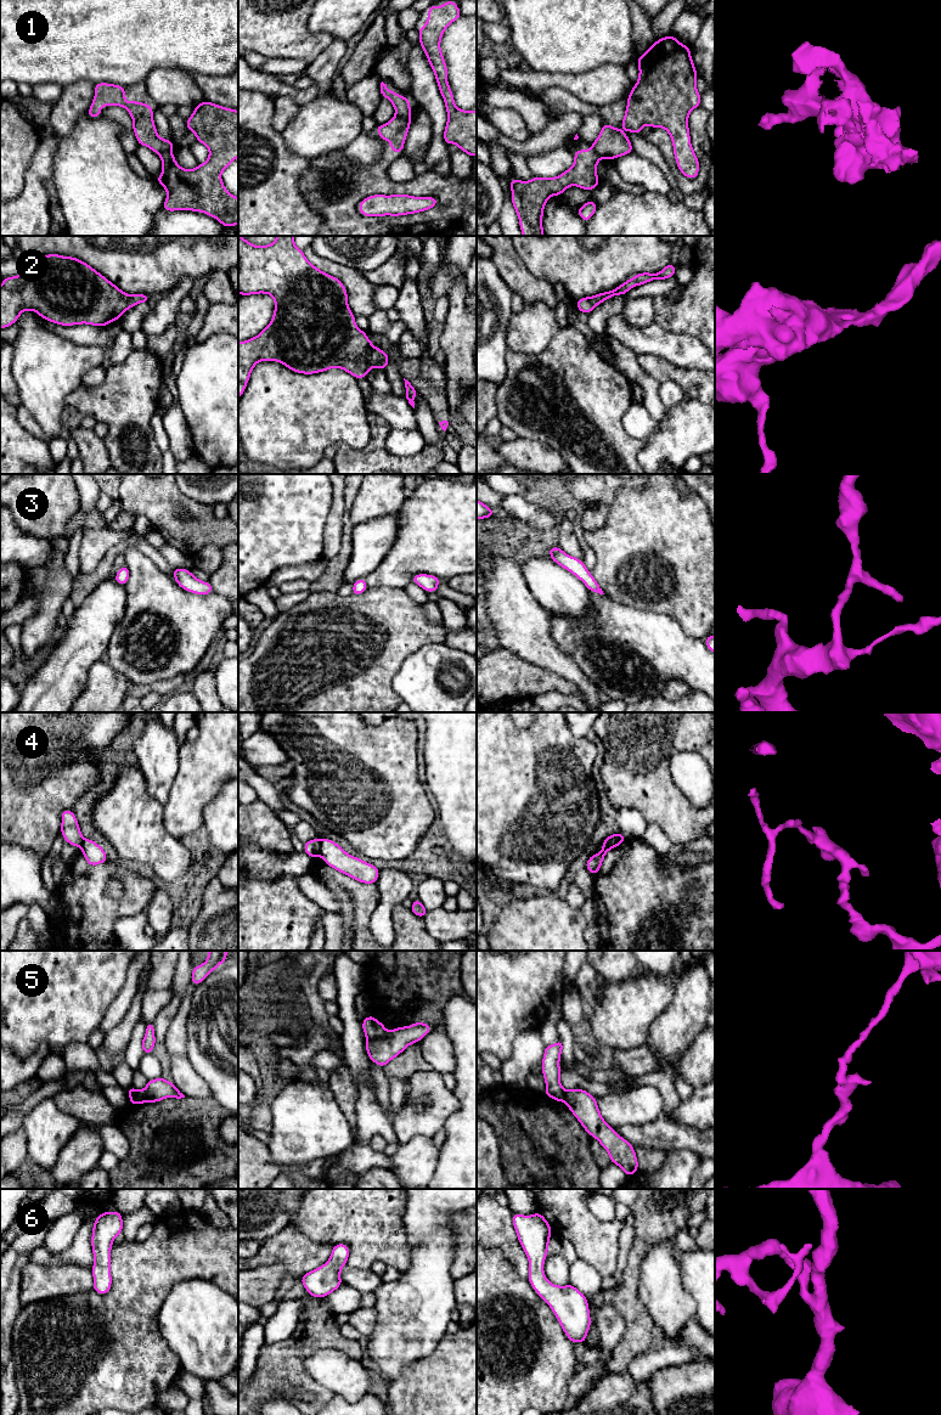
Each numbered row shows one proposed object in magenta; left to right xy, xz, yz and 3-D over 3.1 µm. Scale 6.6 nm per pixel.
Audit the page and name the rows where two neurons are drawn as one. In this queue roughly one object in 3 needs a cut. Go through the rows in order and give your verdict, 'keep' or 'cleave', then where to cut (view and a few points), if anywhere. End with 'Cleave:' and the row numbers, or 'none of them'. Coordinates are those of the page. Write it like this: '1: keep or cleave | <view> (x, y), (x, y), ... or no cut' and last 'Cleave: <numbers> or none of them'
1: cleave | xz (396, 113), (407, 118)
2: keep | no cut
3: keep | no cut
4: cleave | xz (321, 839), (319, 853)
5: cleave | xz (388, 1032), (382, 1037), (367, 1041)
6: keep | no cut
Cleave: 1, 4, 5

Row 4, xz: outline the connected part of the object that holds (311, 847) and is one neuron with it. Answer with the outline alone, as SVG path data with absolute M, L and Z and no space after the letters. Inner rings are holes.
M312 839L304 842L304 852L309 855L311 858L319 856L320 850L321 850L321 839Z

